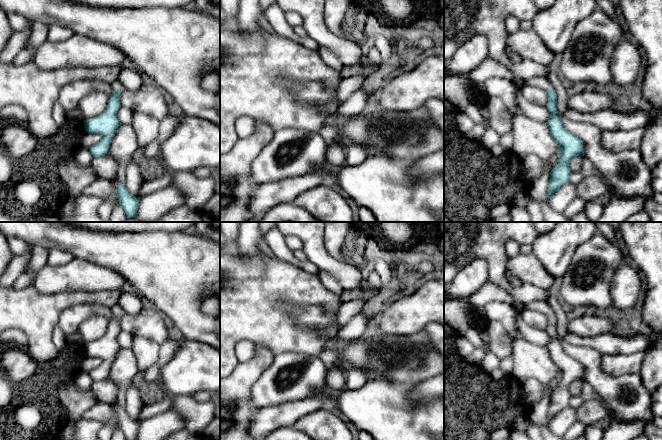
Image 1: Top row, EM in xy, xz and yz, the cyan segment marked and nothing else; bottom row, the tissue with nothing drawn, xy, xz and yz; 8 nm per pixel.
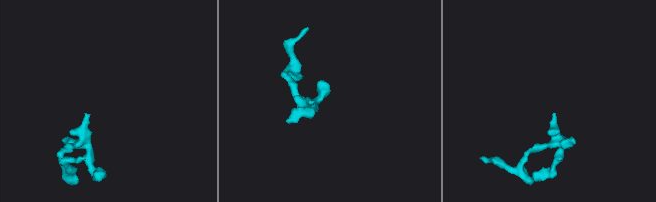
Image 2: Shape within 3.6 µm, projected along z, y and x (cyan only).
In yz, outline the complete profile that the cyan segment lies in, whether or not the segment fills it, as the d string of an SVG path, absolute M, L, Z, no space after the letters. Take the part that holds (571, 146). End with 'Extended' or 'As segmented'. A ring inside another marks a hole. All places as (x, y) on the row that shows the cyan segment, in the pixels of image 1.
M533 77L528 79L526 84L541 88L548 93L546 108L551 113L551 117L546 122L551 136L562 150L561 156L550 172L548 185L548 201L560 187L570 181L571 170L570 161L577 156L584 156L583 142L575 135L568 132L561 121L557 111L557 94L552 84L543 77Z. Extended

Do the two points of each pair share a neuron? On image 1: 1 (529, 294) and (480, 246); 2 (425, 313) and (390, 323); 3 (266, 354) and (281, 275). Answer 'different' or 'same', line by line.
1: same
2: same
3: different

